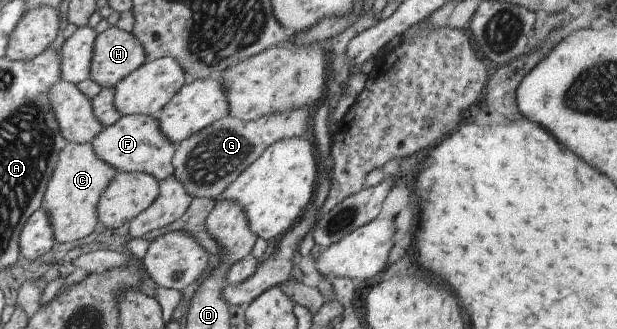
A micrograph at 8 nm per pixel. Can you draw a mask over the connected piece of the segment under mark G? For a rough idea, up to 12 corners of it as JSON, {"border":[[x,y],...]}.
{"border":[[307,108],[226,116],[177,145],[173,175],[214,200],[280,140]]}

